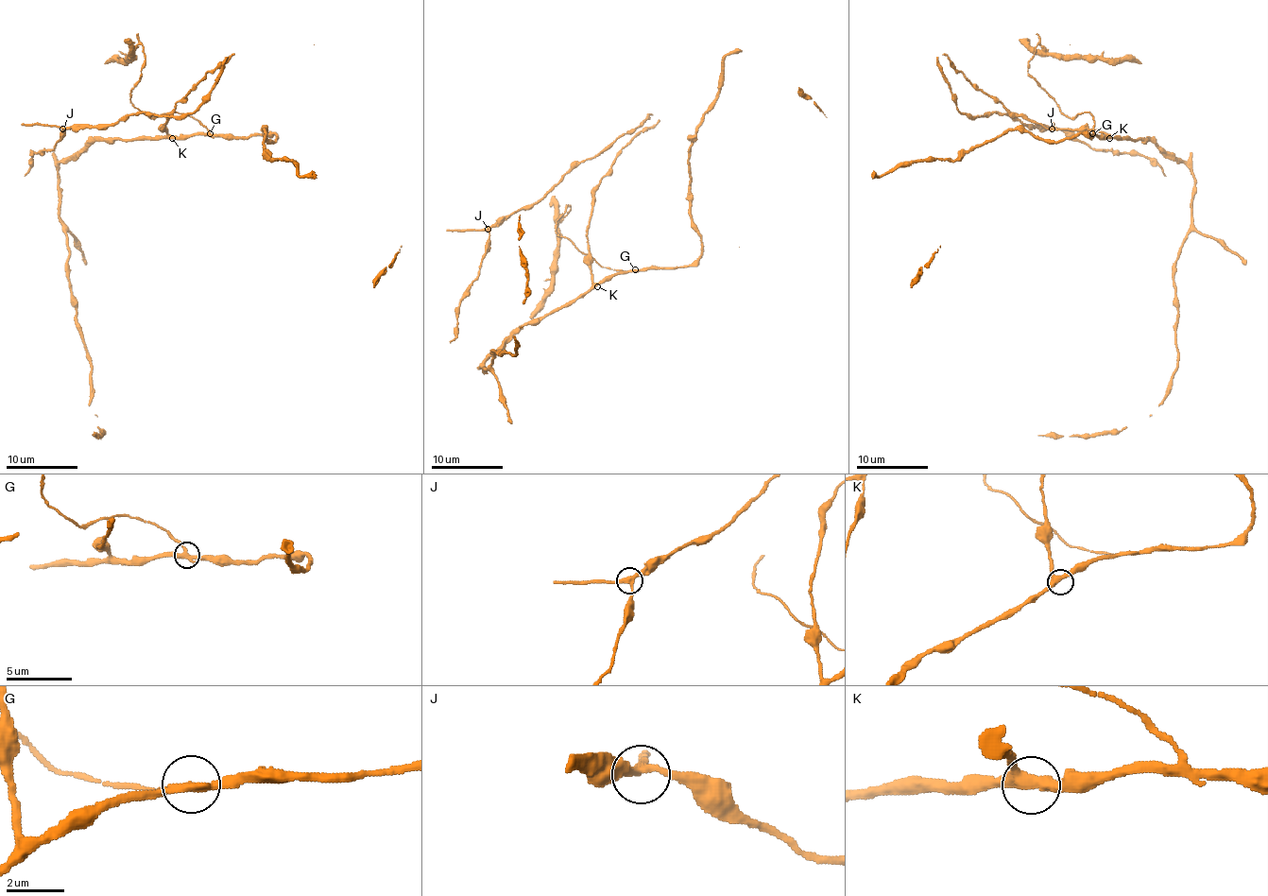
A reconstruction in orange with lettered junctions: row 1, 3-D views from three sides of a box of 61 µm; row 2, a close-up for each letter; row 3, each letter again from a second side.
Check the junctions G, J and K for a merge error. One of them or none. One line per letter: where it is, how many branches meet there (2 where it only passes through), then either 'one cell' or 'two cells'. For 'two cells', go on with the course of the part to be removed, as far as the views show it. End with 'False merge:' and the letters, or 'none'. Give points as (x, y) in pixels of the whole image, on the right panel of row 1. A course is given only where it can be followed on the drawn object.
G: at (1092, 133); 3 branches meet; two cells; foreign part runs (1093, 134), (1093, 116), (1089, 112), (1067, 116), (1027, 72), (1039, 38), (1036, 34), (1025, 42)
J: at (1052, 129); 3 branches meet; one cell
K: at (1109, 138); 3 branches meet; one cell
False merge: G

